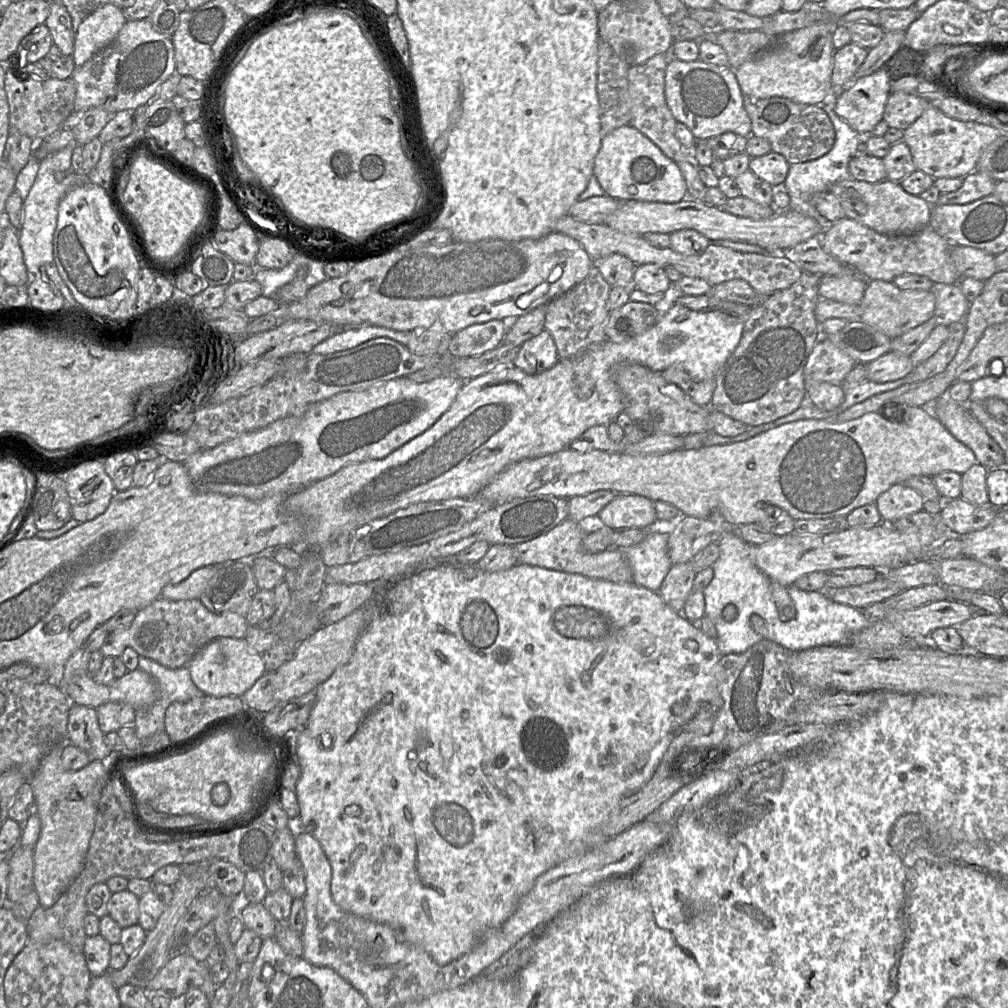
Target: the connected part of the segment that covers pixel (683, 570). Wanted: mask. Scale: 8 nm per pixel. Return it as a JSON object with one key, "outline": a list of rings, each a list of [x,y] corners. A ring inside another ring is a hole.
{"outline":[[[691,562],[674,564],[668,571],[658,591],[666,605],[682,613],[685,601],[693,589],[696,569]]]}

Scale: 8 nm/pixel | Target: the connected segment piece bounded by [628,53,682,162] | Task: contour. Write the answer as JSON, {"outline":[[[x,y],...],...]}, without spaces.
{"outline":[[[670,53],[657,54],[642,64],[629,67],[630,125],[646,136],[666,157],[679,162],[682,159],[682,145],[675,135],[677,121],[664,96],[665,72],[671,57]]]}

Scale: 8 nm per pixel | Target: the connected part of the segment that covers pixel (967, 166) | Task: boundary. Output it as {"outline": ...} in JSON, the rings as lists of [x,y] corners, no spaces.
{"outline":[[[930,103],[921,116],[903,132],[916,169],[938,178],[964,178],[977,168],[977,163],[988,145],[1007,135],[988,125],[960,121],[946,116],[935,103]]]}

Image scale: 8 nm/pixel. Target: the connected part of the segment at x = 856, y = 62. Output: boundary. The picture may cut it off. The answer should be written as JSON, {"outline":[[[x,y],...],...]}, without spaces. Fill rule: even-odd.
{"outline":[[[853,42],[835,50],[833,55],[833,70],[831,75],[832,101],[843,85],[849,81],[857,69],[863,64],[869,49]]]}

